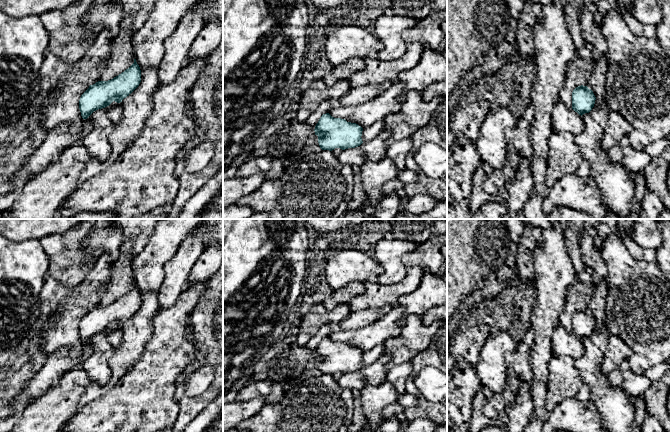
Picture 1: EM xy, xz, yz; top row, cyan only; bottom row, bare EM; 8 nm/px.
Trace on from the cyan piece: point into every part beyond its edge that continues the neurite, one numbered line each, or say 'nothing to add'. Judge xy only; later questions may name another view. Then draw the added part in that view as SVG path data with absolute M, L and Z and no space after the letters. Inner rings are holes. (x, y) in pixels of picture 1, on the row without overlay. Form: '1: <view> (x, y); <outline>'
1: xy (56, 365); M89 342L83 344L82 353L76 358L70 356L68 347L62 347L56 353L49 355L40 371L12 398L9 406L17 413L23 411L29 404L56 386L68 371L80 366L91 355L92 346Z

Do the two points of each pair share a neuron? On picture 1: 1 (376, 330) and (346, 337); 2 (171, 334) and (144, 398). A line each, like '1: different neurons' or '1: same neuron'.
1: same neuron
2: same neuron

